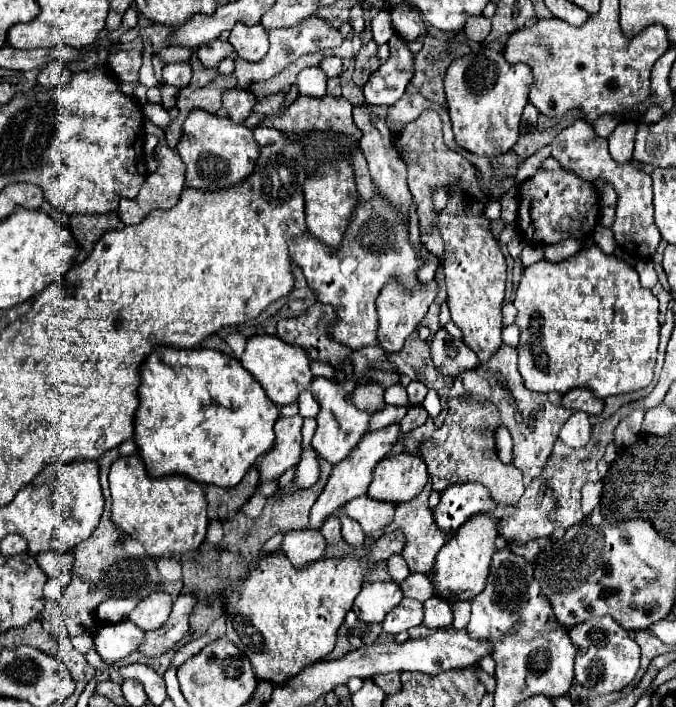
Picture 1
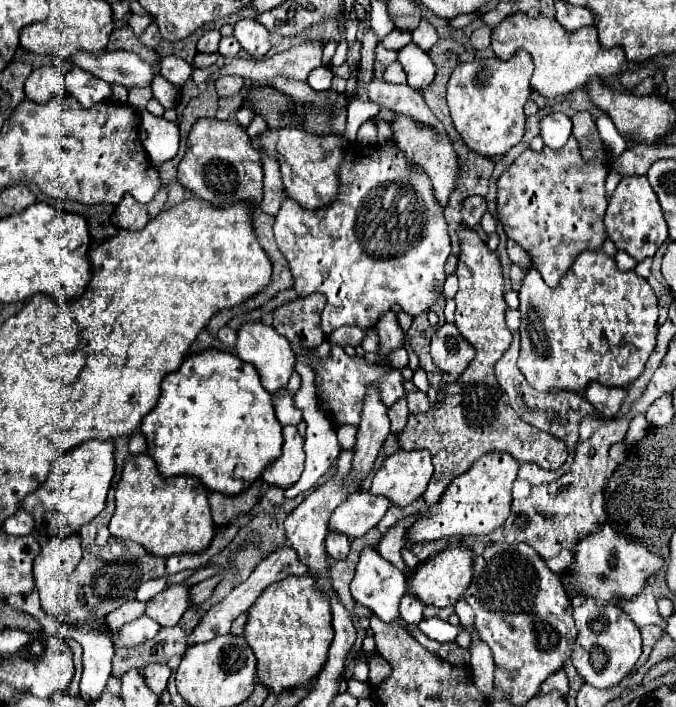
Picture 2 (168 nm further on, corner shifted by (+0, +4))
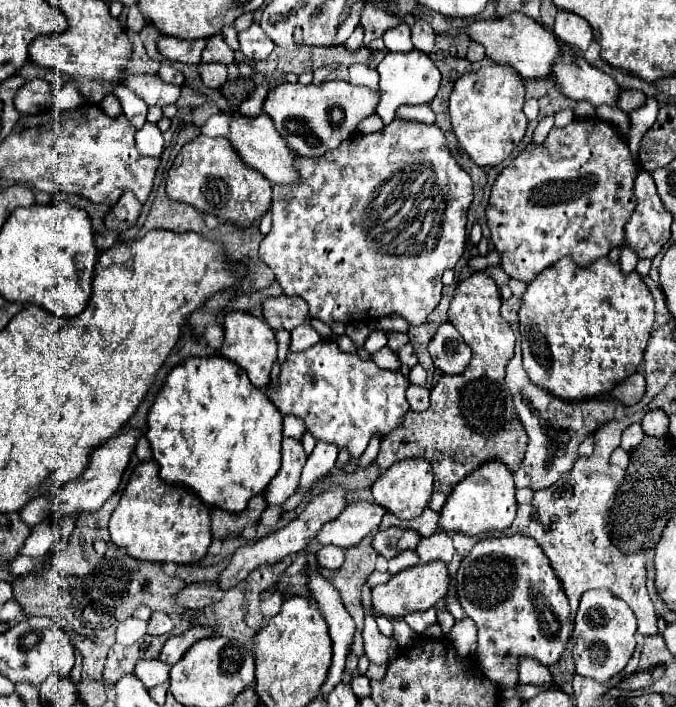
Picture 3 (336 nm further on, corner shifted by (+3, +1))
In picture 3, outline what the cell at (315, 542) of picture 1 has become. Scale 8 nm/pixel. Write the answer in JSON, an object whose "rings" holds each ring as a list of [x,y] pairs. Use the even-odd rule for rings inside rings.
{"rings":[[[193,626],[191,630],[187,630],[185,634],[179,634],[179,636],[171,636],[163,650],[161,650],[161,656],[159,660],[173,666],[179,662],[179,658],[183,658],[183,654],[201,638],[209,638],[209,636],[219,636],[219,632],[215,628],[209,628],[209,626]]]}

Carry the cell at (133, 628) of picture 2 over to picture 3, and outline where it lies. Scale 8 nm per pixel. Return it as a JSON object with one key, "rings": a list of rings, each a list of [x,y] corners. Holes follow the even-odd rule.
{"rings":[[[153,612],[149,618],[149,626],[147,626],[147,634],[153,636],[161,636],[161,634],[169,634],[173,628],[171,618],[165,612]]]}

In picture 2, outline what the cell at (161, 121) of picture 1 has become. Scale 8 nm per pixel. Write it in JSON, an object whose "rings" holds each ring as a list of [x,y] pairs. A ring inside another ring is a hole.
{"rings":[[[148,111],[140,113],[142,127],[146,129],[148,137],[144,141],[144,149],[154,165],[162,165],[164,161],[172,159],[178,153],[178,125],[170,123],[162,117],[154,117]]]}

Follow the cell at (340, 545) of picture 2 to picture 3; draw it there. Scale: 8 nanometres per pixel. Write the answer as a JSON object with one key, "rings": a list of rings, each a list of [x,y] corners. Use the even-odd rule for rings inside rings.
{"rings":[[[327,544],[327,546],[321,546],[317,550],[317,562],[321,568],[341,568],[343,562],[345,562],[345,550],[343,548],[337,548],[333,544]]]}

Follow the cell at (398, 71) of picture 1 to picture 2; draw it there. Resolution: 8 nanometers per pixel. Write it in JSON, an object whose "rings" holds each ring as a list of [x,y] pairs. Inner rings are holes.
{"rings":[[[408,43],[398,51],[398,61],[404,67],[404,73],[408,77],[408,85],[416,91],[424,91],[436,75],[436,65],[428,57],[426,51],[422,51],[416,43]]]}

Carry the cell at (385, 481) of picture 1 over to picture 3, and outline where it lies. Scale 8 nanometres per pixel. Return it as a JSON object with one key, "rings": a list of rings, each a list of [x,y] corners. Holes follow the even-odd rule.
{"rings":[[[407,458],[401,460],[397,464],[393,464],[387,472],[383,472],[371,486],[373,498],[379,506],[383,506],[385,510],[389,510],[391,514],[395,514],[401,520],[411,520],[415,516],[419,516],[425,508],[427,502],[431,498],[433,492],[433,472],[431,472],[431,464],[423,458]]]}

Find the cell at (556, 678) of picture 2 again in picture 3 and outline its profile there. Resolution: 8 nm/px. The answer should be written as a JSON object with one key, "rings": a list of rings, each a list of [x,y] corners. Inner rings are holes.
{"rings":[[[531,658],[521,660],[521,684],[533,684],[539,688],[549,688],[553,686],[553,676],[551,670],[541,666],[539,662]]]}

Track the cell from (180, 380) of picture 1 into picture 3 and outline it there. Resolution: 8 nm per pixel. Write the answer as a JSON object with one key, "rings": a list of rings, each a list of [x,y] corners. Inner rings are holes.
{"rings":[[[211,356],[187,358],[167,374],[163,388],[149,408],[145,438],[151,444],[153,460],[159,464],[165,482],[191,488],[207,506],[241,512],[249,498],[261,494],[281,468],[281,428],[279,410],[273,408],[263,390],[249,382],[245,370],[223,356]]]}

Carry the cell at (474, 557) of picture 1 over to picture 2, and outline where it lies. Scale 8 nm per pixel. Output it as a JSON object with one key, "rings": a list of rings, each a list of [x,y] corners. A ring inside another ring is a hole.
{"rings":[[[446,547],[444,551],[436,553],[434,557],[430,557],[428,561],[420,563],[414,569],[412,577],[408,579],[408,593],[414,595],[416,599],[420,597],[420,601],[424,605],[434,605],[434,607],[454,605],[458,599],[464,597],[464,593],[472,581],[472,561],[474,561],[474,555],[470,549]]]}

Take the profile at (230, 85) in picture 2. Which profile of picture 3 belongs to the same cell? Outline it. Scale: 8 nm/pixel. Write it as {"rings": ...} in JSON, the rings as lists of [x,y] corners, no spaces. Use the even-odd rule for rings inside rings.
{"rings":[[[201,64],[199,66],[201,80],[207,88],[221,88],[227,82],[227,66],[225,64]]]}

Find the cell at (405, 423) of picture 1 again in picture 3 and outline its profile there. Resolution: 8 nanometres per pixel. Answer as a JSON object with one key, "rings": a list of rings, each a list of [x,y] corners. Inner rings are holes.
{"rings":[[[409,384],[409,388],[407,388],[407,402],[409,402],[411,410],[415,410],[415,412],[427,410],[429,408],[429,390],[425,386]]]}

